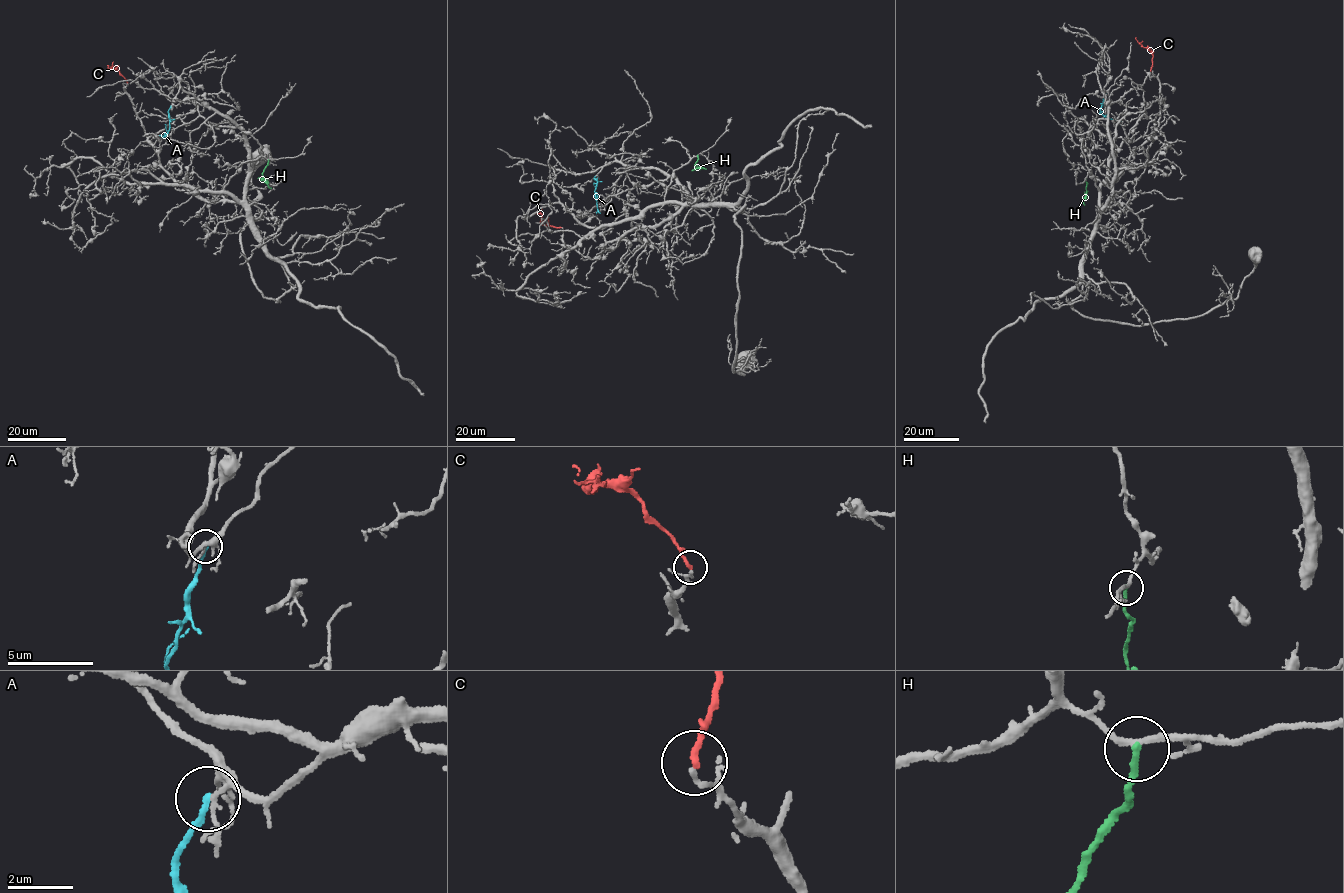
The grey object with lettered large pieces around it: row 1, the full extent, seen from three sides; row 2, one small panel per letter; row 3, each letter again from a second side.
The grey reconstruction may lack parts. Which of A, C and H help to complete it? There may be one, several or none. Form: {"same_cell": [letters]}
{"same_cell": []}

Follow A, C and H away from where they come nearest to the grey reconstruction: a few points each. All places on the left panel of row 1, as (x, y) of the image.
A: (171, 105), (168, 133), (163, 137)
C: (127, 83), (118, 71), (111, 69), (113, 61)
H: (268, 159), (262, 176), (271, 188)

